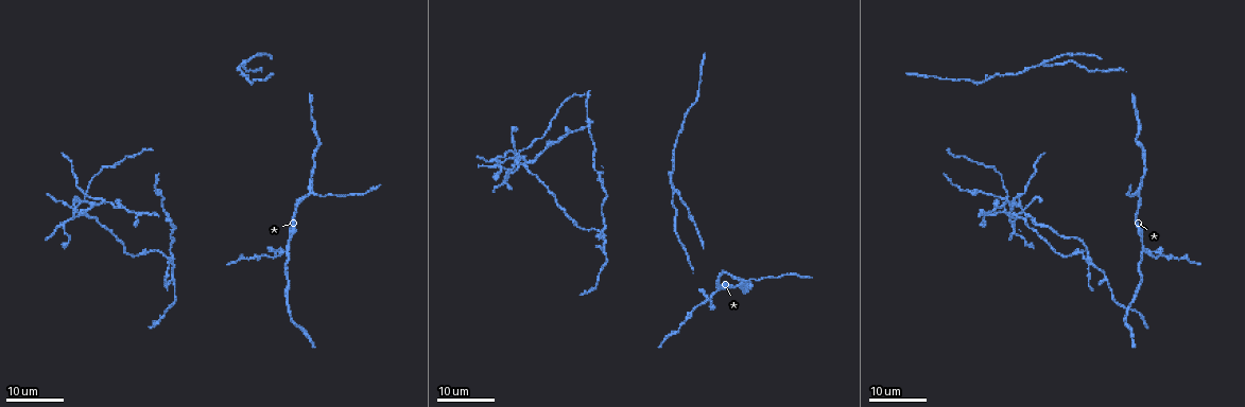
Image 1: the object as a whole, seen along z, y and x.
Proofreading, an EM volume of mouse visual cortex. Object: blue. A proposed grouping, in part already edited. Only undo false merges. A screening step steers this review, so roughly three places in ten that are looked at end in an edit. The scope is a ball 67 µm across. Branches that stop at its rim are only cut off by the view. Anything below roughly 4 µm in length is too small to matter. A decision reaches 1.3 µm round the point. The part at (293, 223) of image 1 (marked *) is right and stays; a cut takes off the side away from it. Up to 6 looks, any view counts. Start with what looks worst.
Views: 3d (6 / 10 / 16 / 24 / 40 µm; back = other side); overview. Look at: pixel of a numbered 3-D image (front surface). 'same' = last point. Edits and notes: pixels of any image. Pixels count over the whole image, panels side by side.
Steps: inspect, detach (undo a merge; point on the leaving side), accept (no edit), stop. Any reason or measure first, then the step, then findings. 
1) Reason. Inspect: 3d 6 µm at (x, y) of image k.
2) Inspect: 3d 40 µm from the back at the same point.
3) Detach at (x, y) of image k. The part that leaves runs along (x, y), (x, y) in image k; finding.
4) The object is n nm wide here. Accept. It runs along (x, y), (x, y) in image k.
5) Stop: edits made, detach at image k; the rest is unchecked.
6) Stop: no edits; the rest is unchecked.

Four or more arms meet. Inspect: 3d 24 µm at (1087, 259) of image 1.

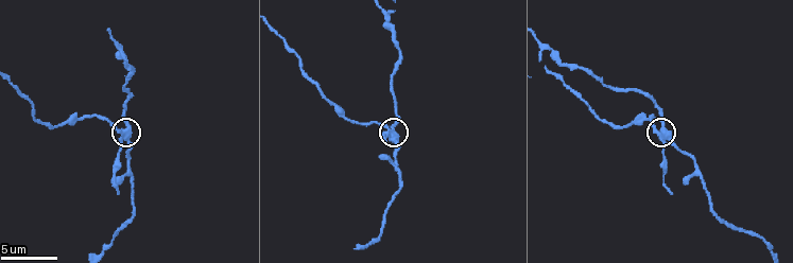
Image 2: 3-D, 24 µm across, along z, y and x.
Inspect: 3d 6 µm at (662, 129) of image 2.

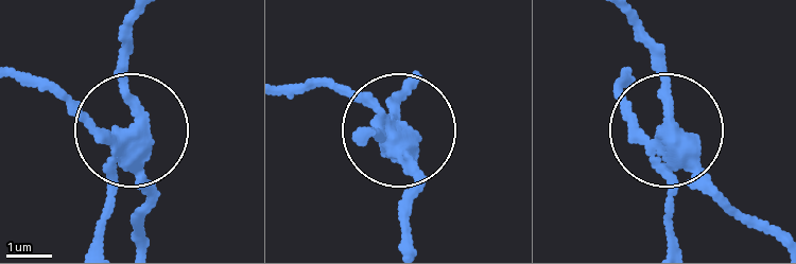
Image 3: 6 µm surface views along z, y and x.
The object is 380 nm wide here. Detach at (103, 222) of image 3. The part that leaves runs along (375, 109), (322, 83), (288, 90) in image 3; two neurons meet here.

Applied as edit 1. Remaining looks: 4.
Inspect: overview.

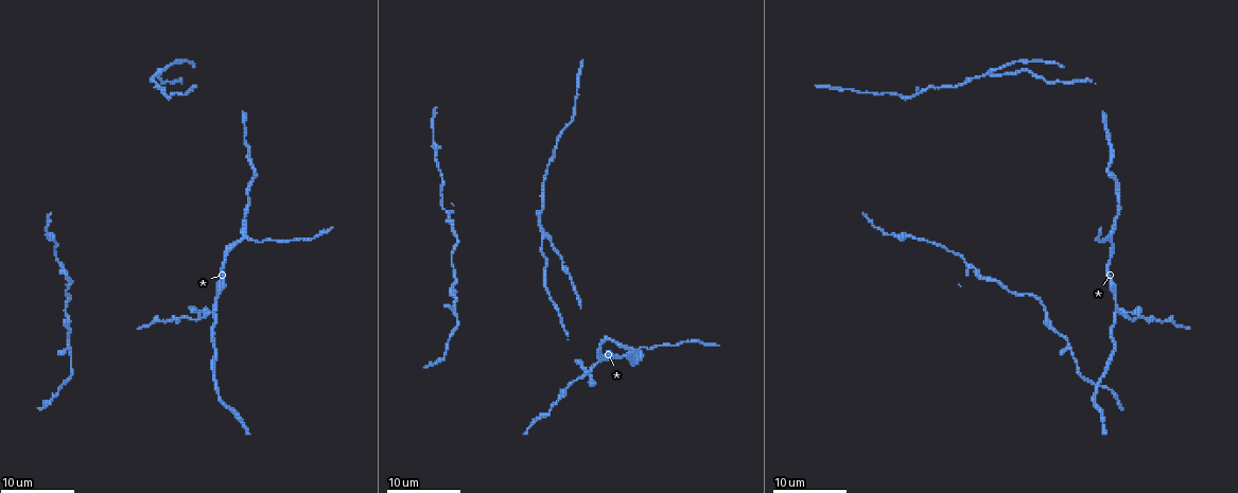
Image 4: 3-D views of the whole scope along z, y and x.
A fork. Inspect: 3d 6 µm at (630, 353) of image 4.

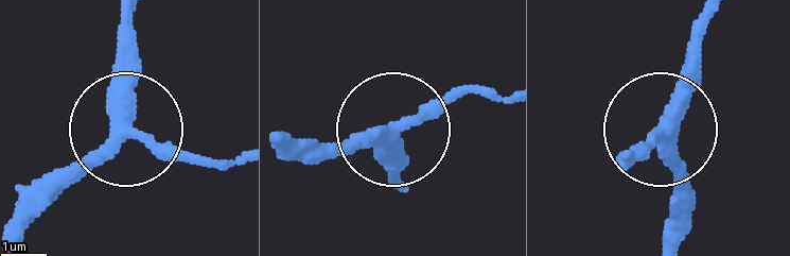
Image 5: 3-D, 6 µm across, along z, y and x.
3 arms meet here. Accept. It runs along (672, 235), (680, 166), (668, 143), (656, 132), (622, 166) in image 5; all the same neuron.

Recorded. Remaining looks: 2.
Calibre changes. Inspect: 3d 16 µm at (434, 138) of image 4.

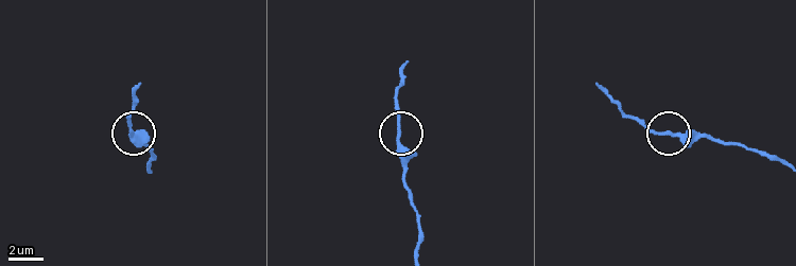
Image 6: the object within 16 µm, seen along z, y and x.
Inspect: 3d 16 µm from the back at (673, 134) of image 6.

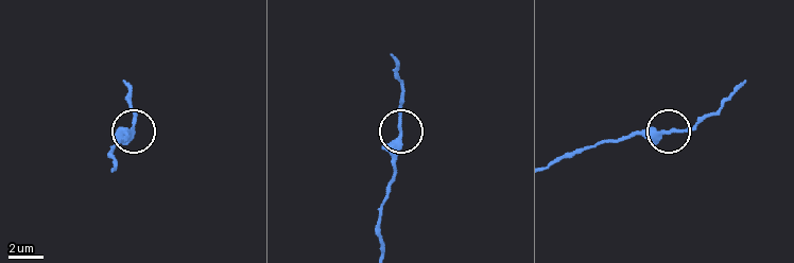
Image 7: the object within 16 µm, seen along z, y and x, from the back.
Accept. It runs along (382, 244), (378, 222), (395, 167), (399, 83) in image 7; all the same neuron.

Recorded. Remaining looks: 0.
Stop: edits made, detach at image 3; the rest is unchecked.

